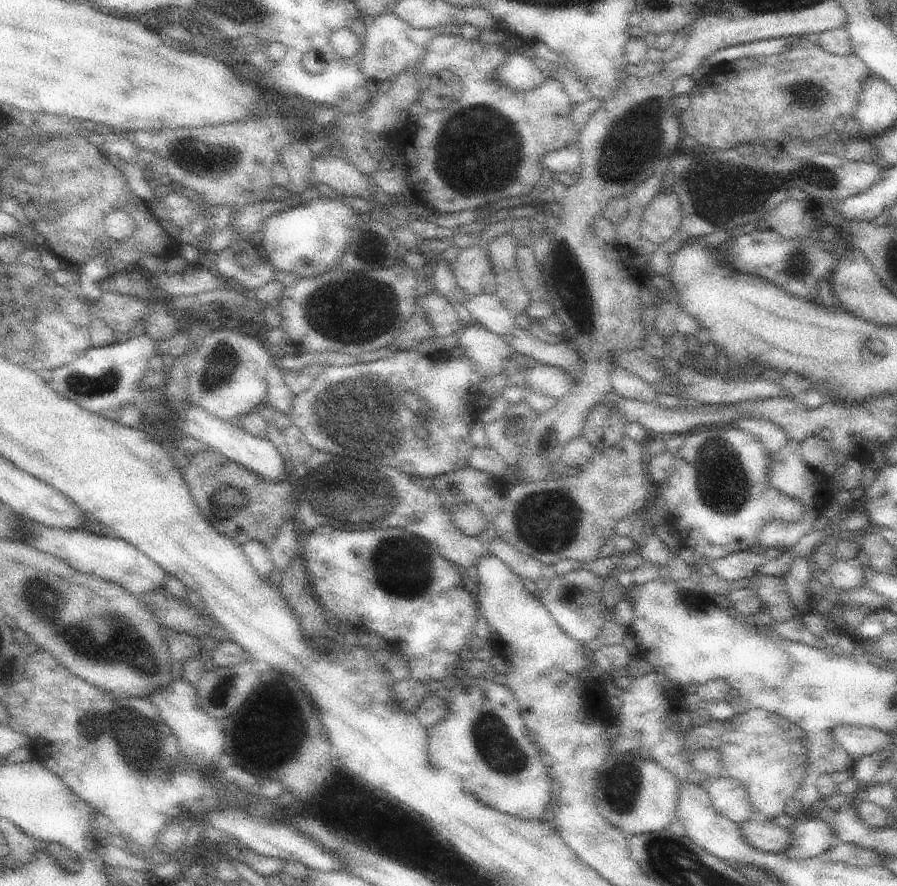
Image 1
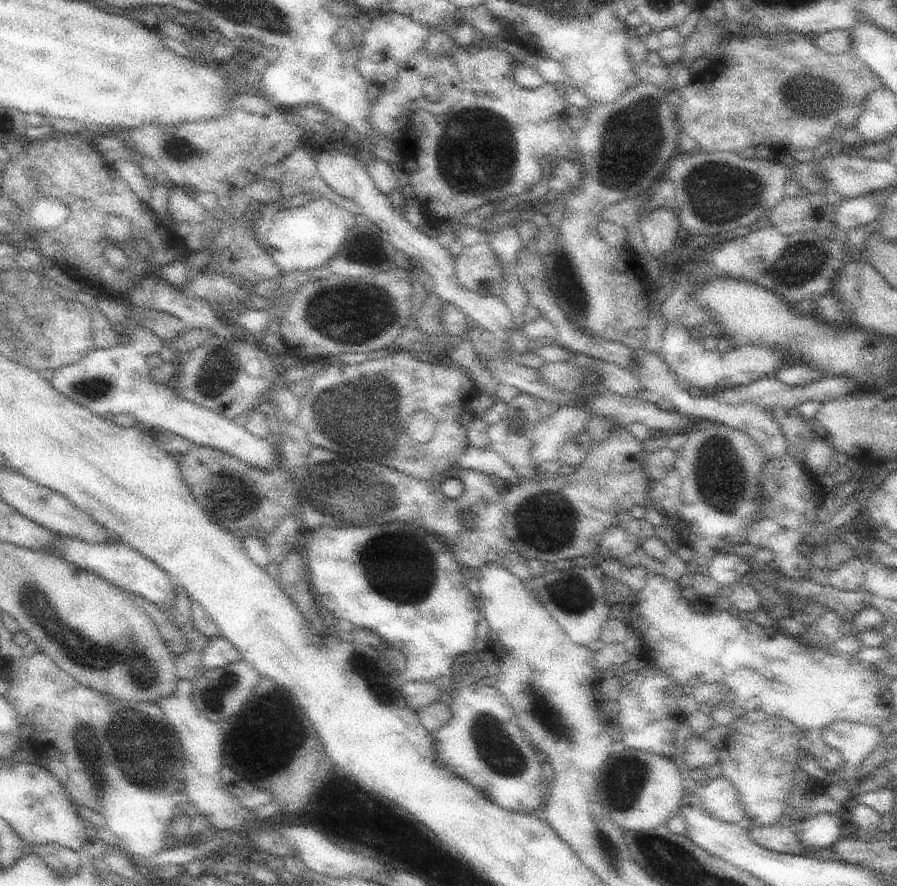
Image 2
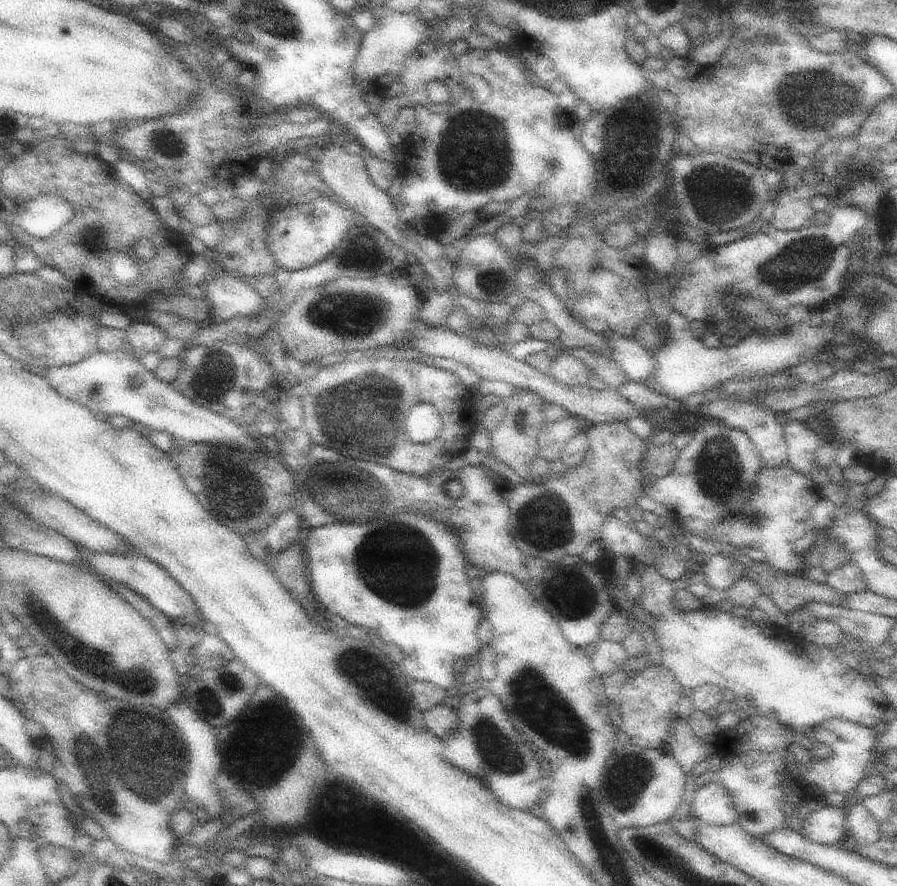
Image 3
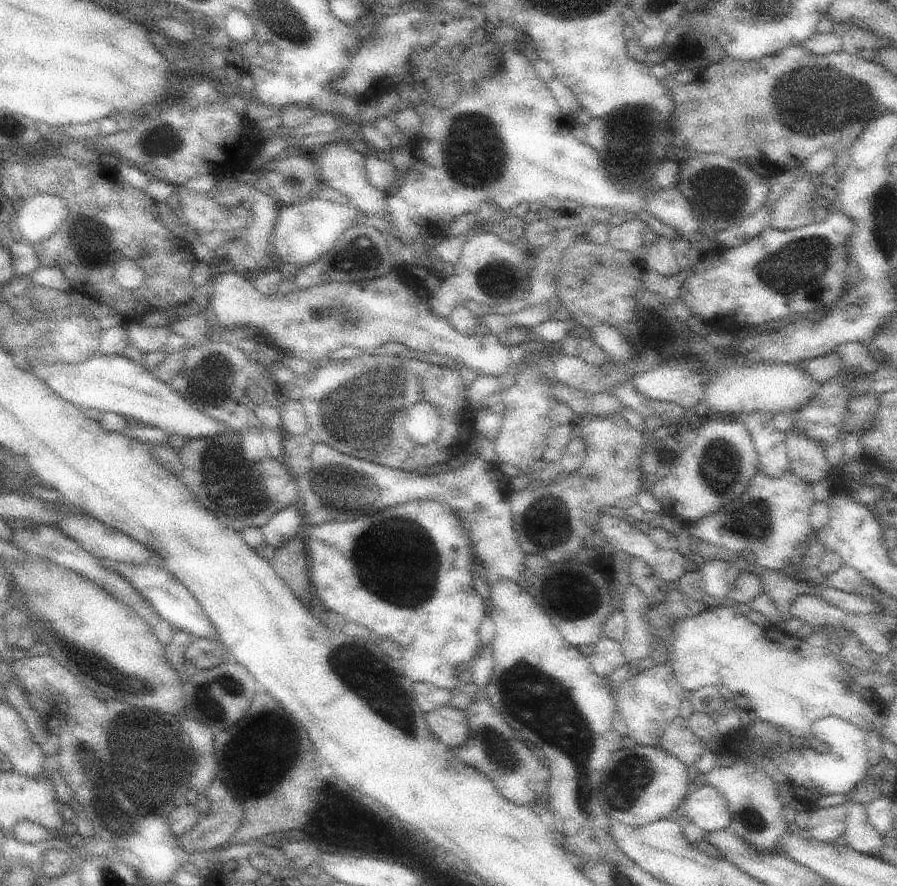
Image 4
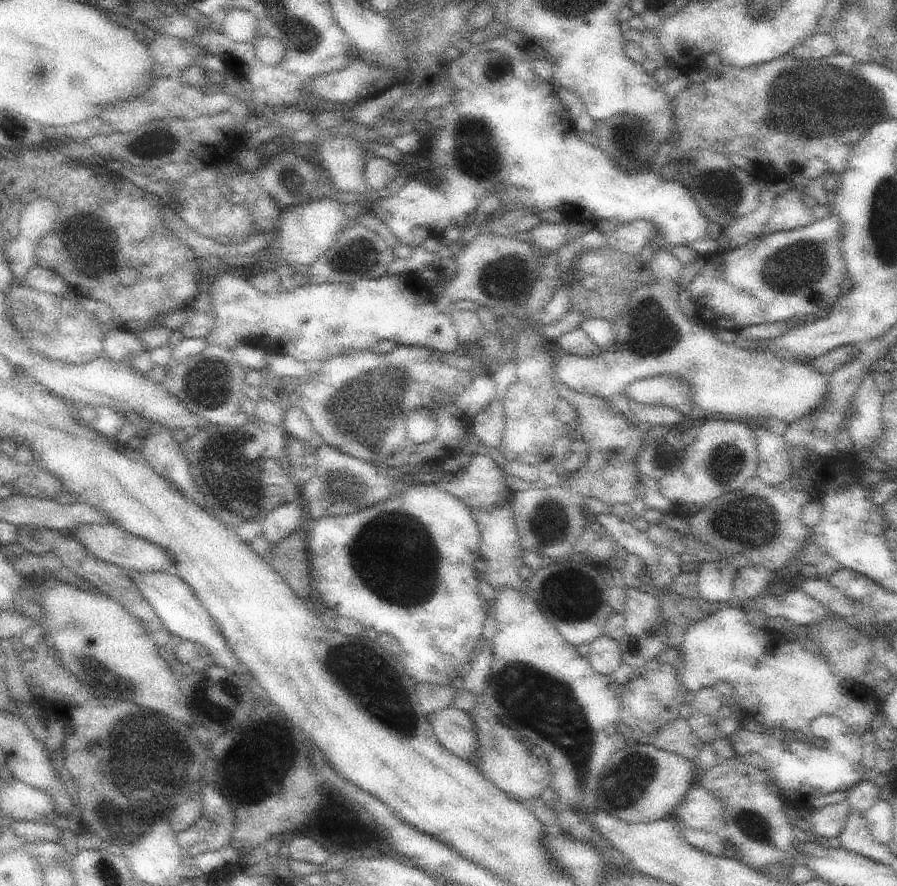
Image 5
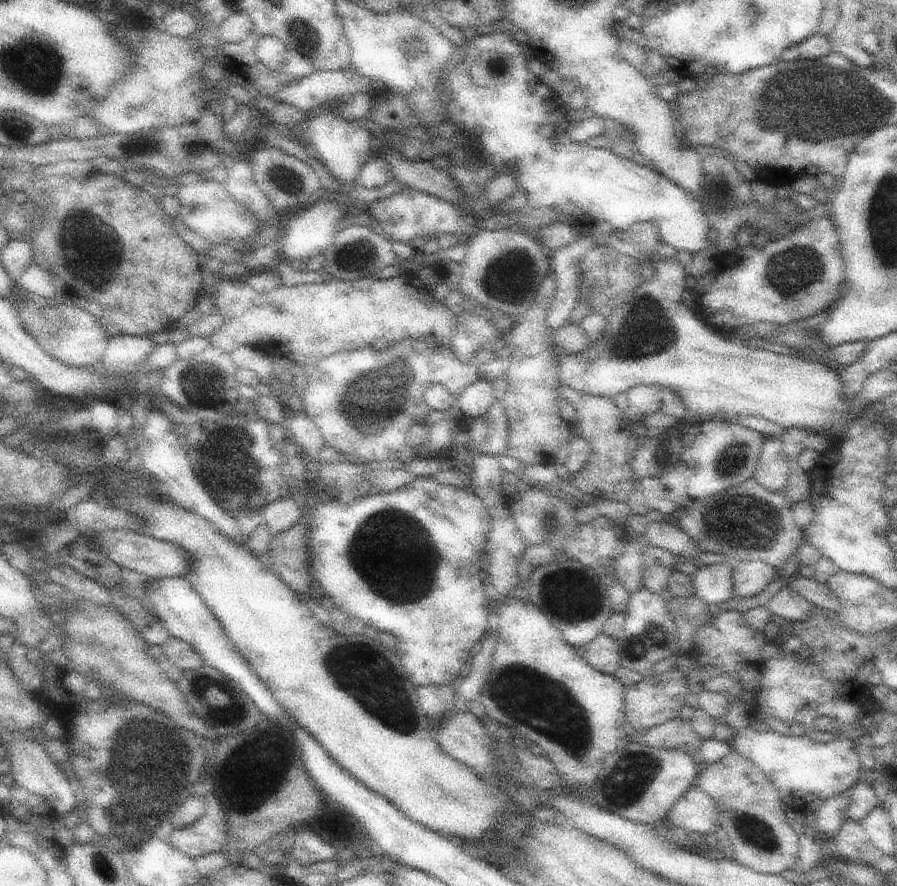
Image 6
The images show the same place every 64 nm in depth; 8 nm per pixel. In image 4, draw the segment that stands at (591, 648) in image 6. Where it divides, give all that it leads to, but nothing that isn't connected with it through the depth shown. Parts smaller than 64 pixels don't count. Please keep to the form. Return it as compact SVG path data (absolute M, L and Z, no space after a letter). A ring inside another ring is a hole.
M601 636L591 646L591 654L587 654L587 658L591 662L593 672L601 678L609 678L615 670L619 670L623 664L627 664L621 646L605 636Z

